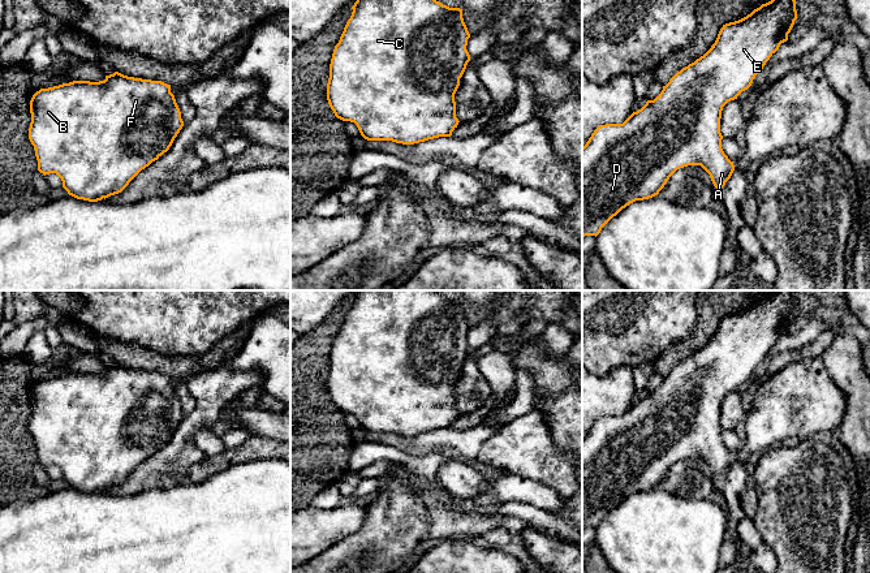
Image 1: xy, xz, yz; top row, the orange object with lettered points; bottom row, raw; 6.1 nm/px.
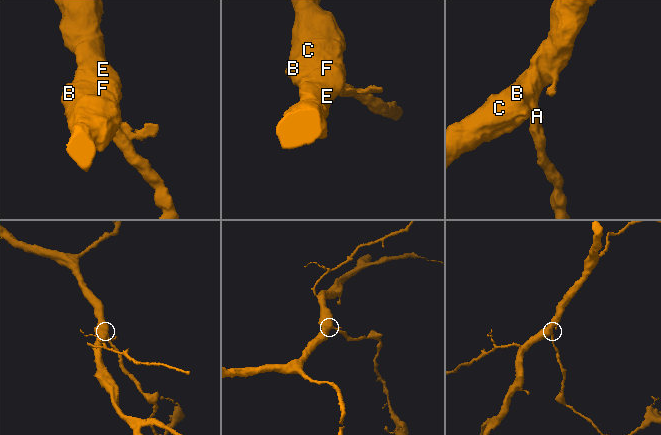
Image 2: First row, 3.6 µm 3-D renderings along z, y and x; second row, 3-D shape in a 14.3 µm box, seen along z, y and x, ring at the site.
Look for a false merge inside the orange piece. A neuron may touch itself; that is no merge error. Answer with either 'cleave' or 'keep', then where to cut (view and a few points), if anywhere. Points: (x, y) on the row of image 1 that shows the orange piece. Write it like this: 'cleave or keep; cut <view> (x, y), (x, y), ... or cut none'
keep; cut none

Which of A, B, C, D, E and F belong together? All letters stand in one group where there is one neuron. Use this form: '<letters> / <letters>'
A B C D E F

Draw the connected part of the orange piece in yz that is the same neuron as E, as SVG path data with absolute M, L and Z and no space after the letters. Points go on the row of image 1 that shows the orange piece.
M771 0L746 17L723 25L711 48L694 63L677 72L662 92L633 112L623 124L598 126L582 147L582 237L598 236L602 228L623 208L636 201L659 194L680 168L701 165L716 189L731 178L735 165L722 148L720 119L723 107L748 90L770 57L788 40L797 20L796 0Z

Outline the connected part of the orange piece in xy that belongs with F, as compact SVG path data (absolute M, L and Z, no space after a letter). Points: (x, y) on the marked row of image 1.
M119 72L99 82L73 81L40 89L30 100L30 113L29 139L35 150L38 171L44 176L56 173L69 195L89 202L121 193L142 169L169 150L184 126L171 85Z

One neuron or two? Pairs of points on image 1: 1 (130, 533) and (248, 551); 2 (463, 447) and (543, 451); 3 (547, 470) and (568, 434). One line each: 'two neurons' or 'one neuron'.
1: one neuron
2: two neurons
3: two neurons

